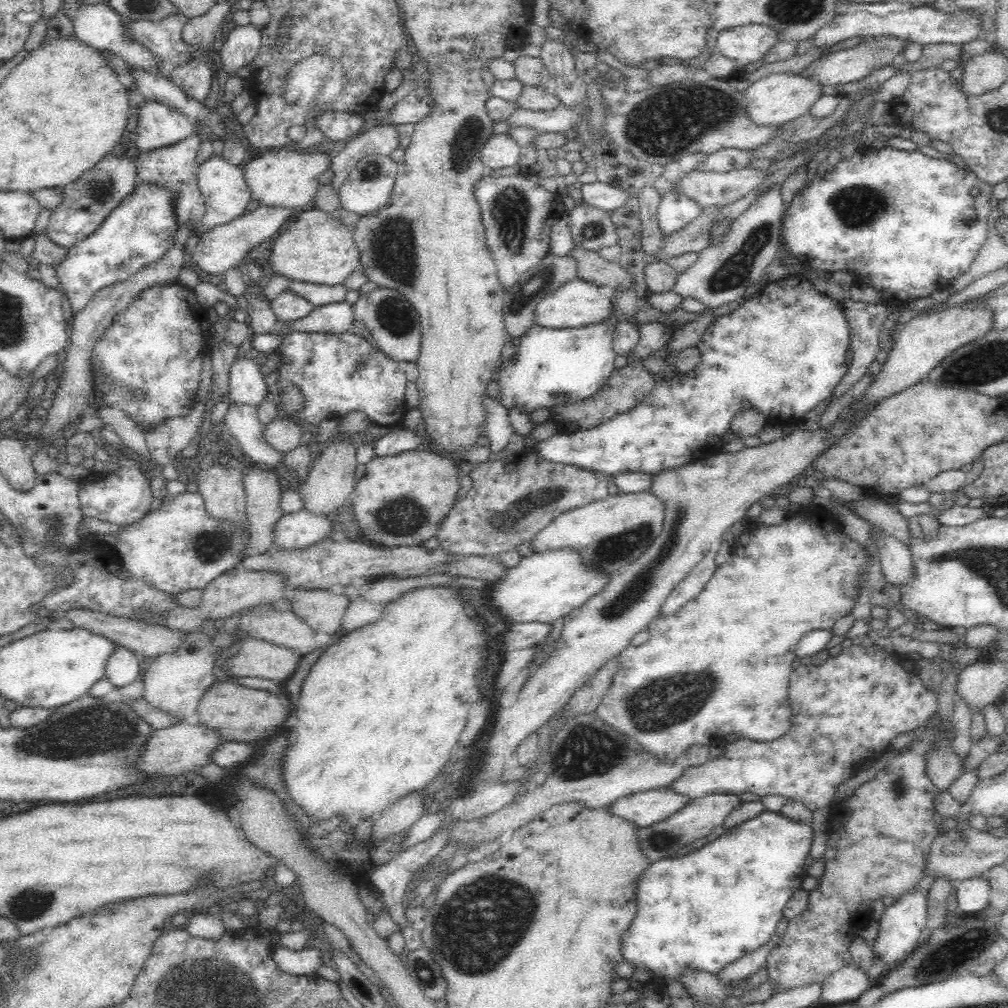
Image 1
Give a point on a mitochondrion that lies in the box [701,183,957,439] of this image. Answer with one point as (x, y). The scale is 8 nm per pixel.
(731, 274)

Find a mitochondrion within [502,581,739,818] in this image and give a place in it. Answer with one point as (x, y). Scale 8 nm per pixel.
(655, 707)

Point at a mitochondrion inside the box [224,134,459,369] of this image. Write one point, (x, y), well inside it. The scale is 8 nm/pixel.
(393, 254)

